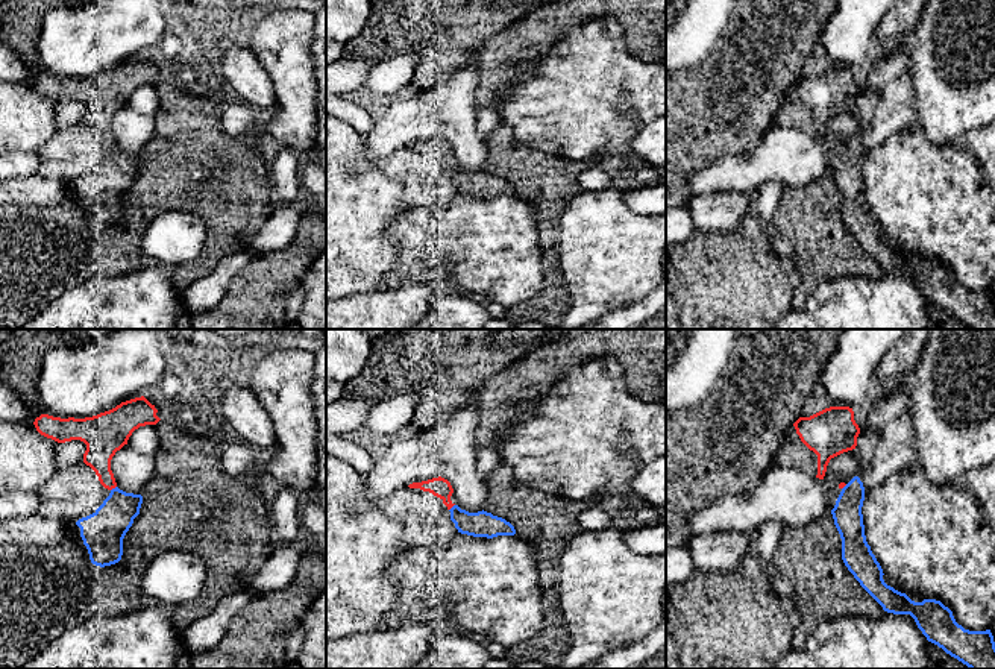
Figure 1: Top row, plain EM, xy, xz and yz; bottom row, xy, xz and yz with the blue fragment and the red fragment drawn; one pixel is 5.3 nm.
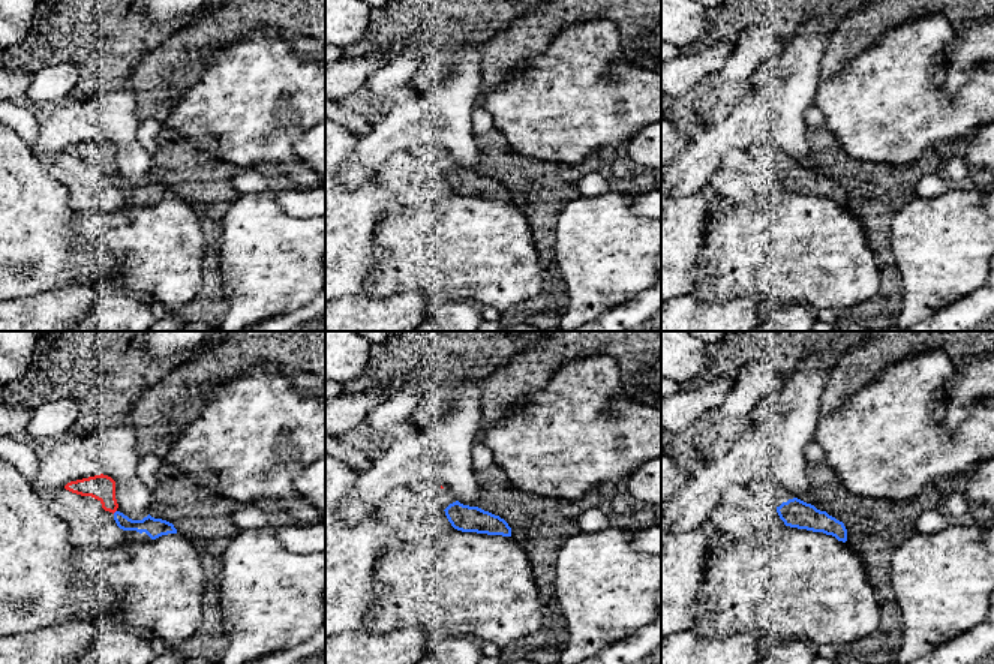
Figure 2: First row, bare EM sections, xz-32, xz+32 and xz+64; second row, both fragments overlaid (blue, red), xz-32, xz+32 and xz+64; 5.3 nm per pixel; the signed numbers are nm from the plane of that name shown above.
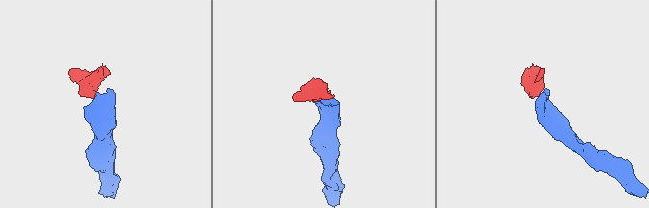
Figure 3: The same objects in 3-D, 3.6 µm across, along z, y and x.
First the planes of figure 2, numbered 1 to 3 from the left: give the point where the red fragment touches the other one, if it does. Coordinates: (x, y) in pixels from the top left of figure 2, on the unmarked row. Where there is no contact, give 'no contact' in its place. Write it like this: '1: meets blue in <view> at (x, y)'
1: no contact
2: no contact
3: no contact

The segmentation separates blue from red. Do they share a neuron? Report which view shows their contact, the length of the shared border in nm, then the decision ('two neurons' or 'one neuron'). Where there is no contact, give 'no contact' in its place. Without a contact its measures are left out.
meets blue in xy; contact 40 nm long; one neuron

